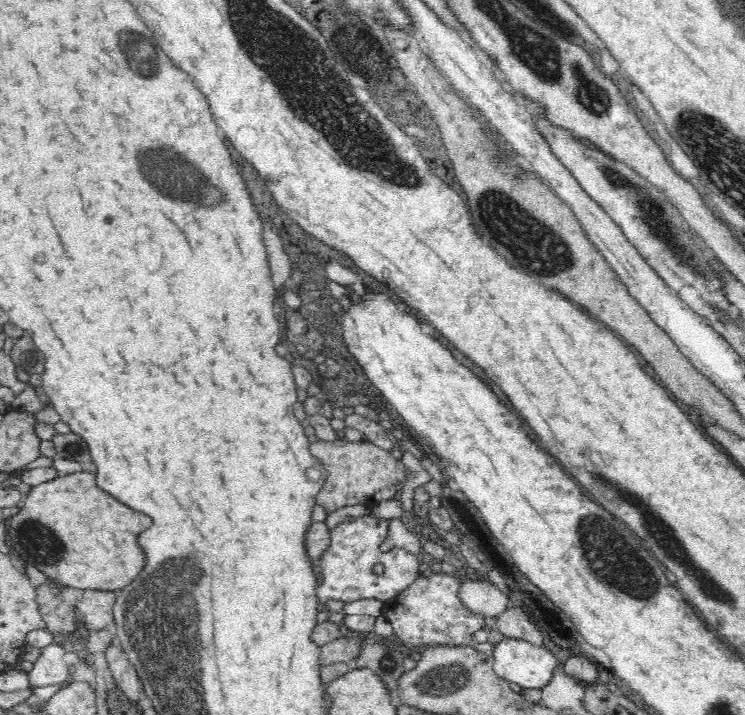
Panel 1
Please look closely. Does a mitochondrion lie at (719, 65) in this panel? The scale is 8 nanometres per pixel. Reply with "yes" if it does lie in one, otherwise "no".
no

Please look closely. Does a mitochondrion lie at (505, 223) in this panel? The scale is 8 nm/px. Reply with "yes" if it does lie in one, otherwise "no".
yes

